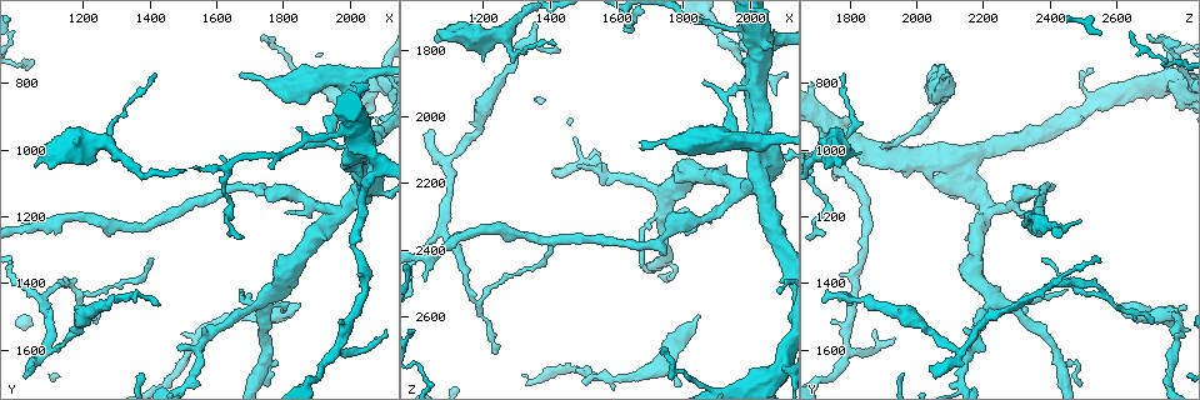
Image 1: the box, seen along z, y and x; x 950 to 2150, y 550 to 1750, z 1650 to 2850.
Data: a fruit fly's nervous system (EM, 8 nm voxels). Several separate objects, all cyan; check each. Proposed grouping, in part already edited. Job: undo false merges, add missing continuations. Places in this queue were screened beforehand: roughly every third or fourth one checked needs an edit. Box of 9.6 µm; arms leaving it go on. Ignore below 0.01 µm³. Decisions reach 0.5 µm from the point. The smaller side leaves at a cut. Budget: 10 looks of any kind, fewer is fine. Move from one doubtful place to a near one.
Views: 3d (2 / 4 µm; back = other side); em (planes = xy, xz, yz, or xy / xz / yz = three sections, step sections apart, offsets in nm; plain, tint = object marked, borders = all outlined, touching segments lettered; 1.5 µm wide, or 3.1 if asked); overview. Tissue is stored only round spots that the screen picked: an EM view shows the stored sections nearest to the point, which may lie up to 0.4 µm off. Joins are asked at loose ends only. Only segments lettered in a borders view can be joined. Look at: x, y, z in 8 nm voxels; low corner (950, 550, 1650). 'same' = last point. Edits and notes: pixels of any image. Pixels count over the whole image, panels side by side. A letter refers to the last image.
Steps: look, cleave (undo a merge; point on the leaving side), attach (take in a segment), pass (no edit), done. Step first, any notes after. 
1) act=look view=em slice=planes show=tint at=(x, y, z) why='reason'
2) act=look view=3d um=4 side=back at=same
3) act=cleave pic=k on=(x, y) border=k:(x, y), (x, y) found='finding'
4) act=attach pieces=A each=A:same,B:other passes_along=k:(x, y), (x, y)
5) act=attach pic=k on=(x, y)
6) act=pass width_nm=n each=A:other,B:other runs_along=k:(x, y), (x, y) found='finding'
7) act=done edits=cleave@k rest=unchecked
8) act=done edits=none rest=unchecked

act=look view=3d um=4 at=(1300, 1440, 1820) why='thick turns thin'

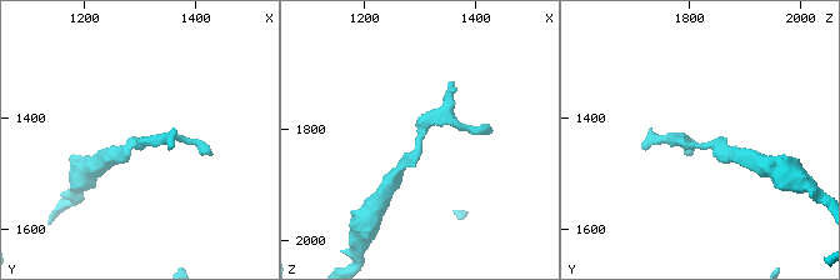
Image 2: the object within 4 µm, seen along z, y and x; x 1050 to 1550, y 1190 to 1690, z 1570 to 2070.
act=look view=em slice=xz step=8 show=borders at=(1295, 1450, 1825) why='shape alone is not enough'

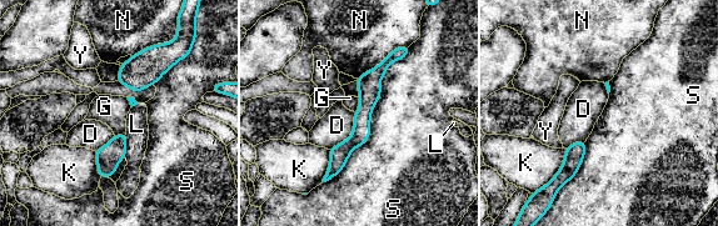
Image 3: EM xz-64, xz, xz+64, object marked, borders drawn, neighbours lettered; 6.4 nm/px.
act=pass each=D:other,G:other,K:other,L:other,N:other,S:other,Y:other border=3:(359, 98), (359, 108), (355, 112) found='continuous, no second cell'

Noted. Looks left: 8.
act=look view=em slice=planes show=plain at=(1850, 1470, 2590) why='branch stops here'

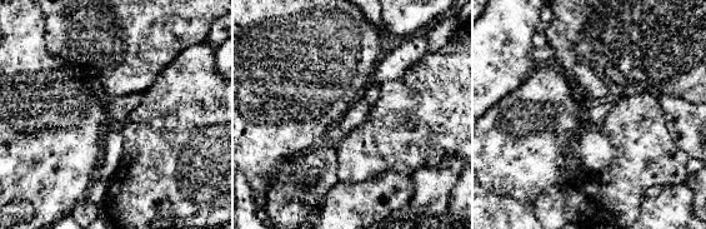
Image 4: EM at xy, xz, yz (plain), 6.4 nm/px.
act=look view=em slice=planes show=borders at=same why='what lies round it'

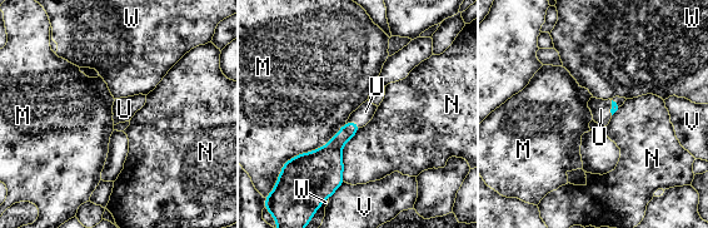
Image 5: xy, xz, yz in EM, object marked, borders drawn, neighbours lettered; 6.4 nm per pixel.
act=attach pieces=U each=M:other,N:other,U:same,V:other,W:other passes_along=5:(332, 153), (354, 122), (365, 112) found='the cell continues'

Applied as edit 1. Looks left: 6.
act=look view=em slice=yz step=8 show=tint at=(1940, 970, 1740) why='calibre changes'

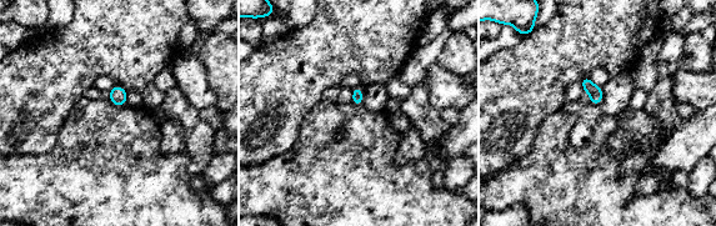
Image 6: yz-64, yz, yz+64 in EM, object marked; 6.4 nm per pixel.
act=look view=em slice=planes show=borders at=same

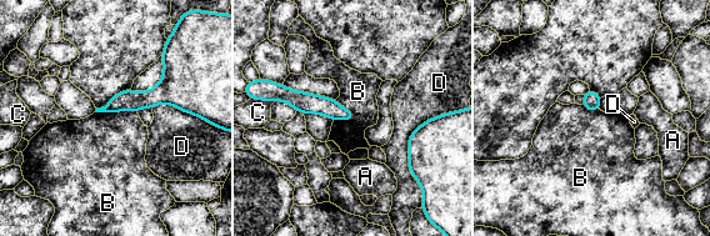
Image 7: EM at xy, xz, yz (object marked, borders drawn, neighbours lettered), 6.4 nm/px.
act=pass each=A:other,B:other,C:other,D:other border=7:(334, 100), (348, 109), (355, 119) found='continuous, no second cell'

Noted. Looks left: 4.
act=look view=3d um=4 at=(1050, 1640, 2040) why='branch stops here'

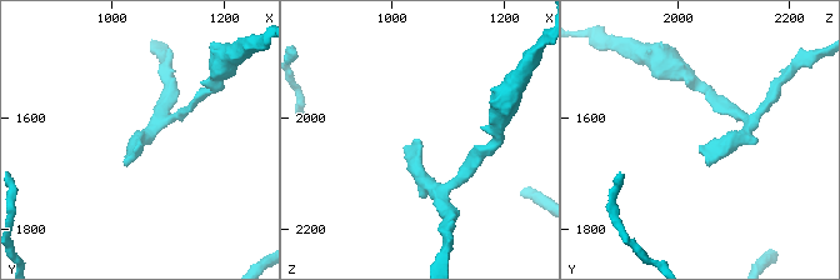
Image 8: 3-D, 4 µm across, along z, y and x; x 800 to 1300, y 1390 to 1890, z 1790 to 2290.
act=look view=em slice=yz step=8 show=borders at=(1050, 1645, 2035)

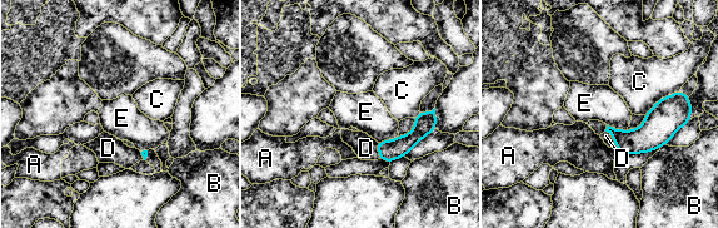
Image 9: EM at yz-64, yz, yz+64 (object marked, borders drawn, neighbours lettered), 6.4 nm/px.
act=attach pieces=D each=A:other,B:other,C:other,D:same,E:other passes_along=9:(652, 134), (613, 138), (606, 135) found='it goes on there'

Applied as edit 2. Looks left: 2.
act=done edits=attach@5,attach@9 rest=unchecked

